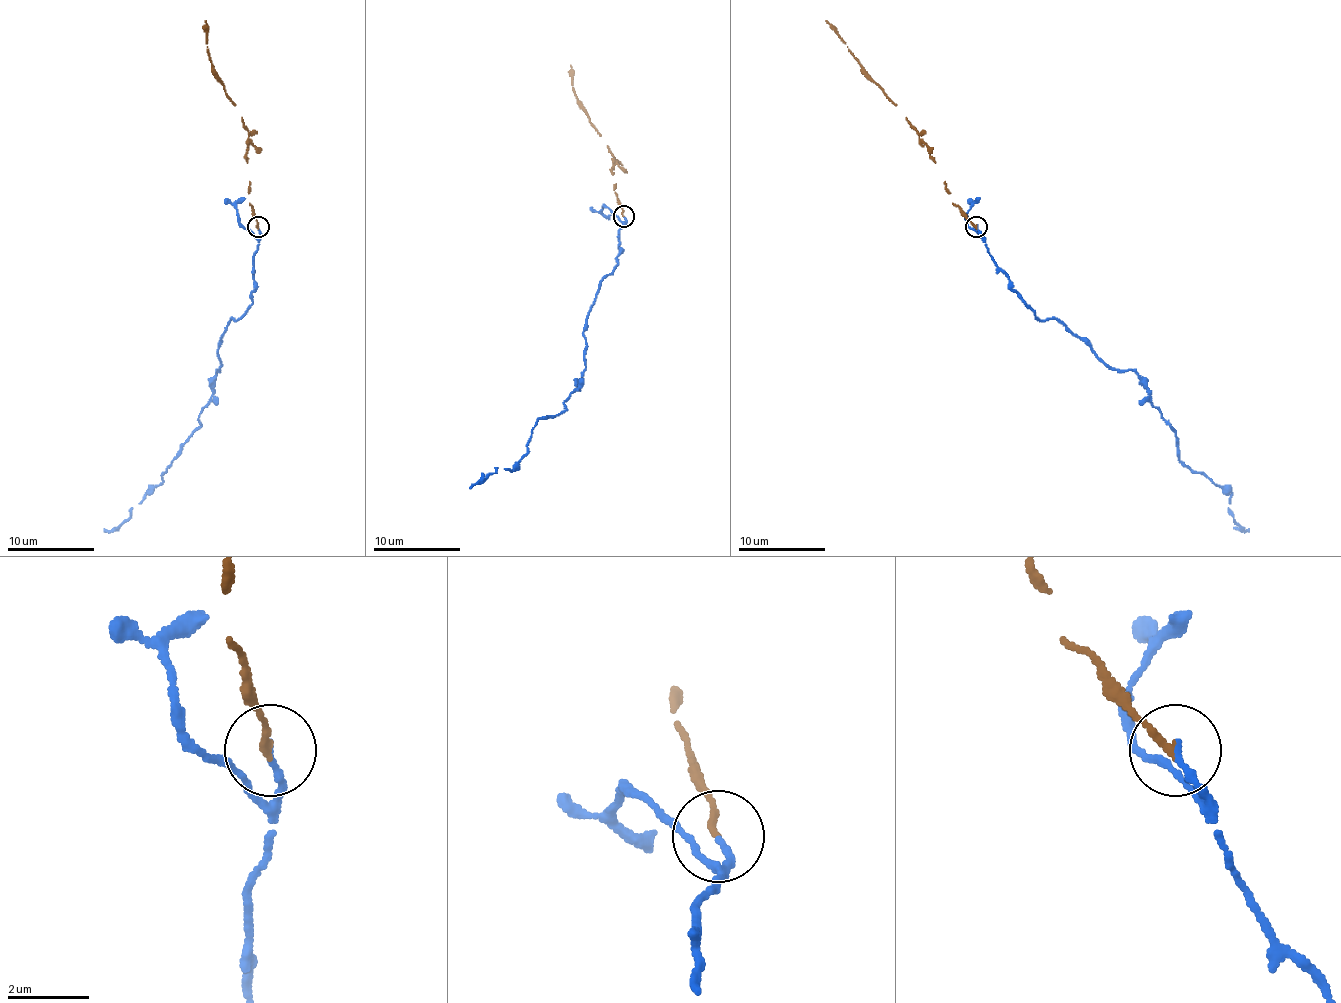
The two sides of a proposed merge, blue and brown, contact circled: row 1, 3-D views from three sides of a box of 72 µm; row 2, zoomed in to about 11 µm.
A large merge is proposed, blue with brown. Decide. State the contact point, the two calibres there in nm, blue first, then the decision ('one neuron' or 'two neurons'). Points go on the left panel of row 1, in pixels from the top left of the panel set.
at (258, 227); 170 nm thick on the blue side, 160 nm on the other; one neuron

